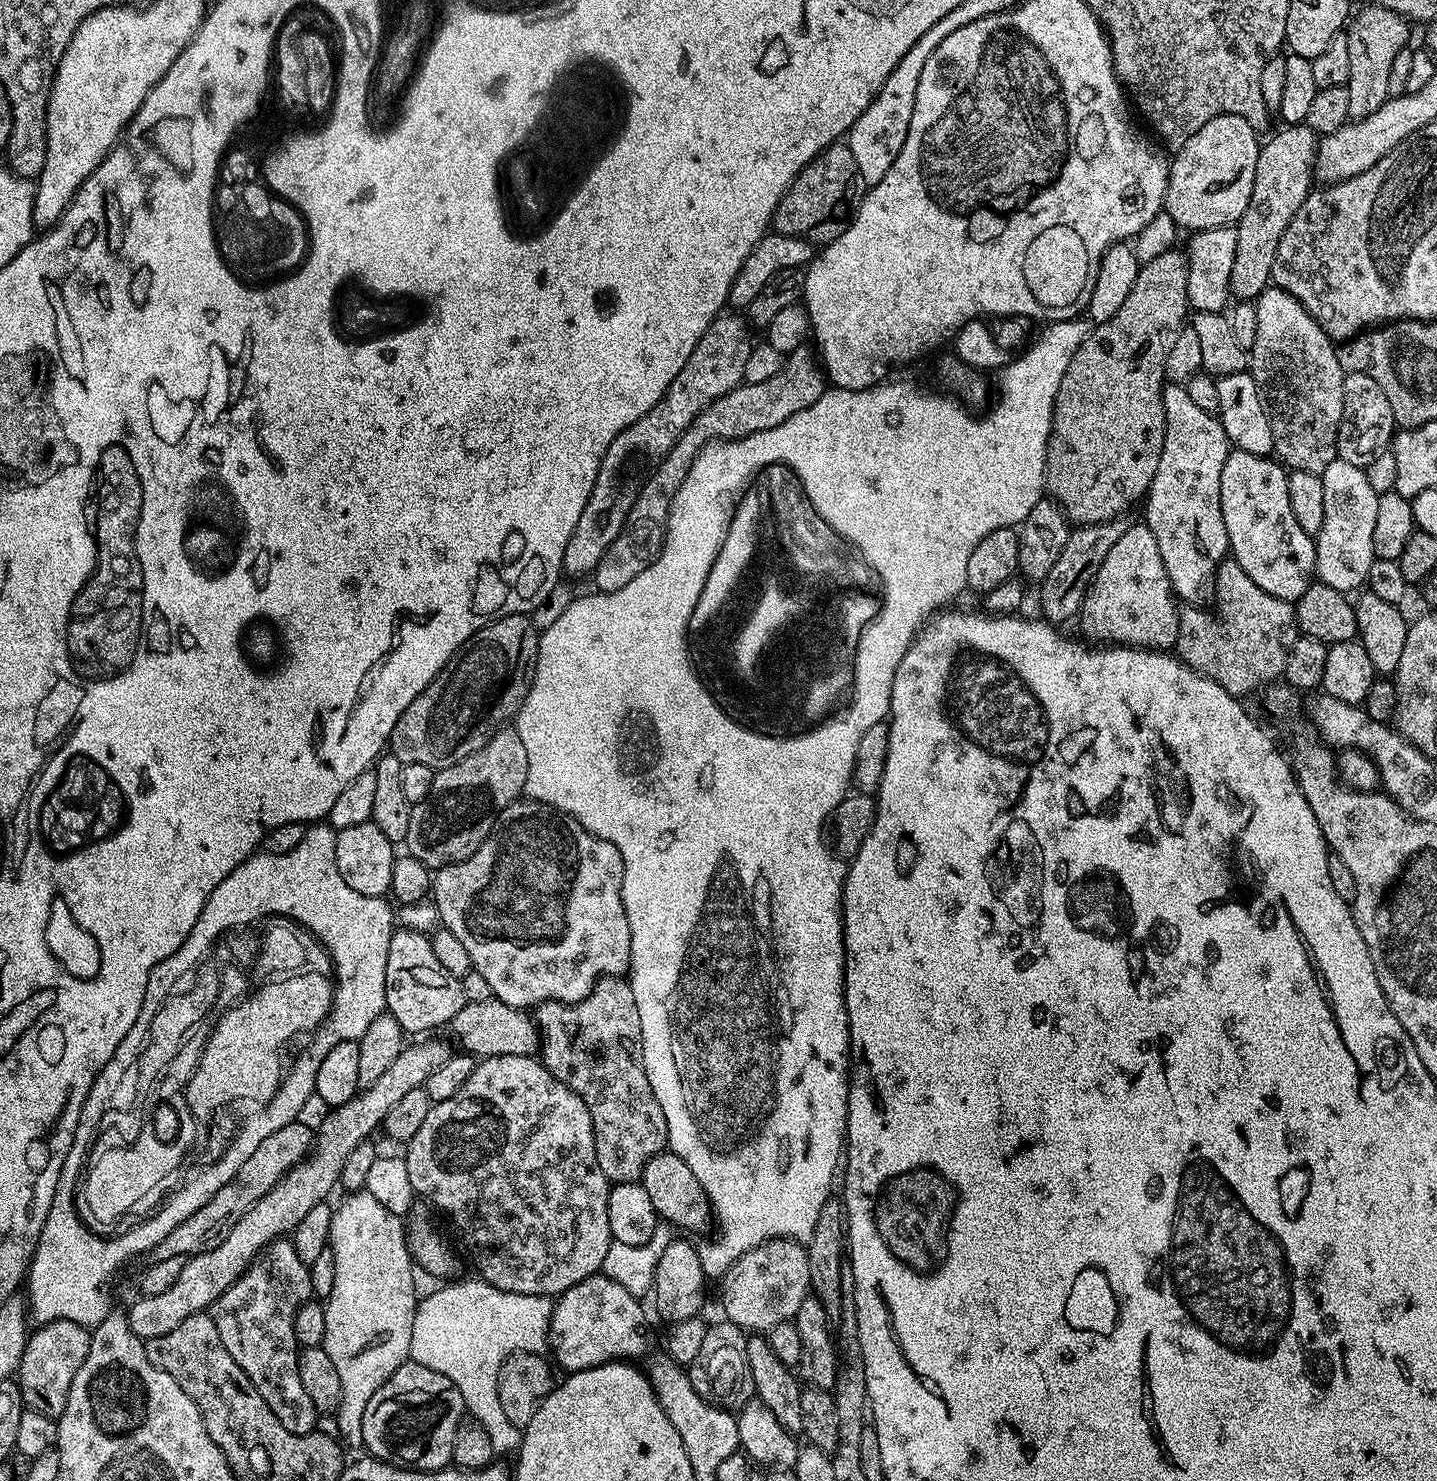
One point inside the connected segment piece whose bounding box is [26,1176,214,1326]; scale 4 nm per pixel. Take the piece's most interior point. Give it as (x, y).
(67, 1279)

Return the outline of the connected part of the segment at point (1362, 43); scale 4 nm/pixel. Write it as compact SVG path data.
M1373 3L1369 8L1364 8L1360 13L1351 17L1346 28L1346 35L1349 42L1350 72L1346 83L1350 94L1350 117L1352 120L1365 120L1370 114L1374 114L1390 98L1392 87L1388 79L1390 78L1390 68L1394 63L1394 58L1398 52L1409 47L1408 43L1409 21L1400 16L1394 10L1386 10L1382 6Z

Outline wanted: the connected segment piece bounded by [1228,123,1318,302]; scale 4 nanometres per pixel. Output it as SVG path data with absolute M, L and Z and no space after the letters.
M1305 123L1290 124L1281 129L1260 145L1250 206L1246 206L1240 223L1235 225L1238 250L1234 254L1234 267L1230 269L1228 291L1240 302L1255 301L1269 287L1278 242L1290 218L1298 214L1298 206L1306 202L1314 184L1318 133Z

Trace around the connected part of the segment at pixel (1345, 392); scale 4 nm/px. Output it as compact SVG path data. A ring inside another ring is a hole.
M1364 372L1347 373L1342 386L1342 422L1338 426L1337 457L1350 462L1350 466L1364 468L1391 445L1397 428L1390 402L1386 402L1386 394L1382 394L1382 386Z

